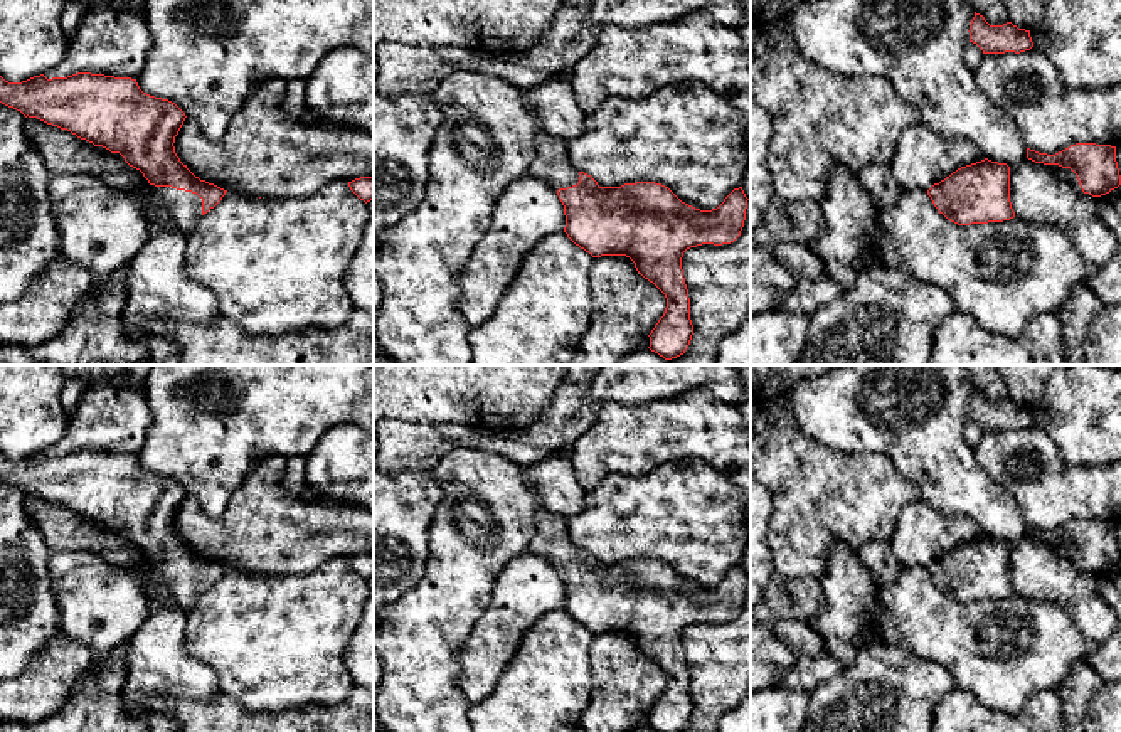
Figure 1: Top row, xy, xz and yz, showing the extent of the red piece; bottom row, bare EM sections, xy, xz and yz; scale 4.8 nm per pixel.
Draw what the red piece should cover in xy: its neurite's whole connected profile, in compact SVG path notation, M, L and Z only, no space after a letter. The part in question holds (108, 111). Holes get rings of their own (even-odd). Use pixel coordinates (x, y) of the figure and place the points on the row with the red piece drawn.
M77 72L52 79L40 74L22 82L8 82L0 76L0 103L20 111L25 118L37 118L94 146L120 153L130 167L143 173L151 185L151 197L167 214L168 222L185 236L227 192L200 180L180 162L173 143L187 118L185 113L168 99L143 93L136 79Z

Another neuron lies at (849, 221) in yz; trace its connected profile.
M842 163L826 173L826 194L816 202L821 231L808 246L823 261L823 276L848 291L862 273L860 256L875 246L877 212L857 173Z

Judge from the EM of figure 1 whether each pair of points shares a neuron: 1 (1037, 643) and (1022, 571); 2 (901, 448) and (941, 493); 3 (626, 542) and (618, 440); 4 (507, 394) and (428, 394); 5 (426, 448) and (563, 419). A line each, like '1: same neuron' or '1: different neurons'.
1: different neurons
2: same neuron
3: different neurons
4: same neuron
5: same neuron

